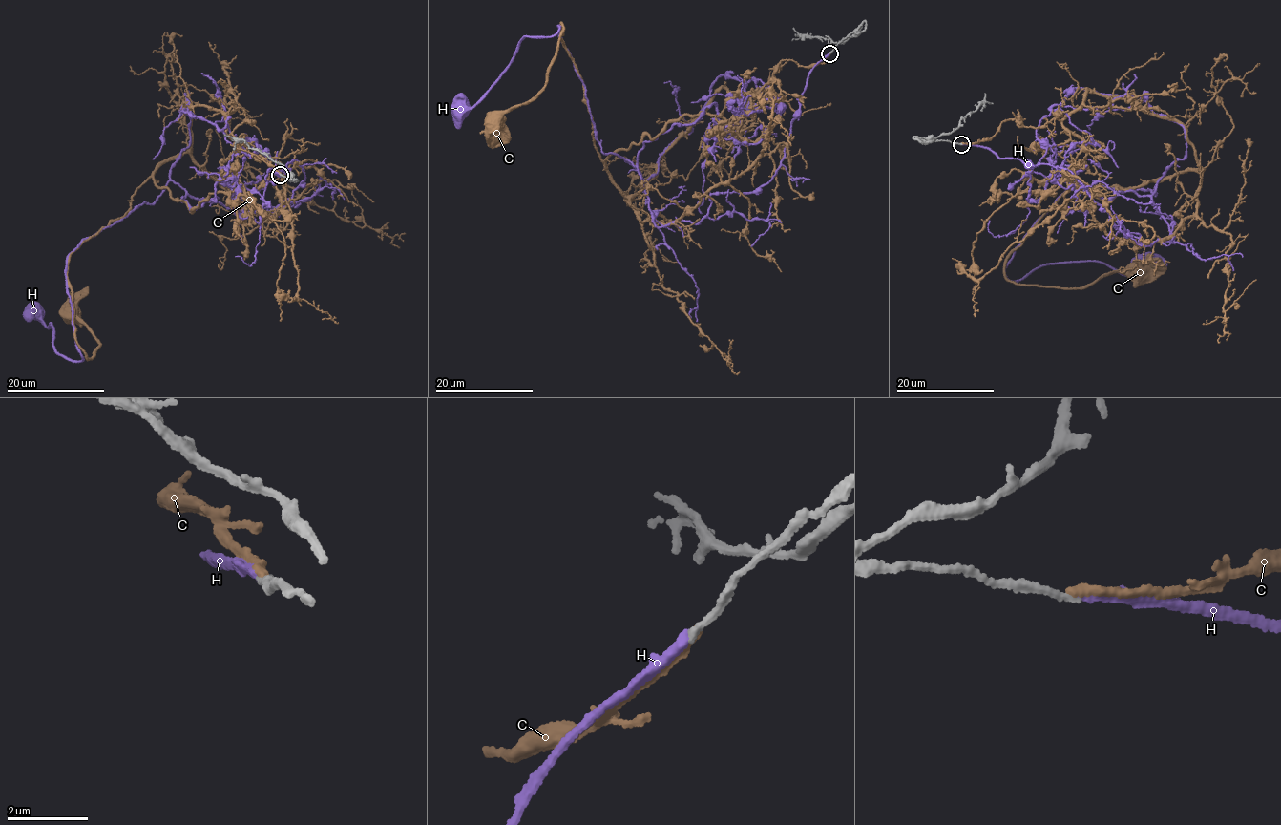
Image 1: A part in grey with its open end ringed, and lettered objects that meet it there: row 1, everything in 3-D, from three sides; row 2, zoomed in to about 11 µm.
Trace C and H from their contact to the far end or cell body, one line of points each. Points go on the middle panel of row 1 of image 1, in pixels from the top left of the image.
C: (829, 52), (806, 67), (784, 59), (737, 126), (682, 116), (603, 159), (562, 24), (546, 86), (494, 123)
H: (829, 53), (770, 179), (712, 194), (698, 223), (657, 226), (638, 168), (603, 152), (559, 25), (460, 109)

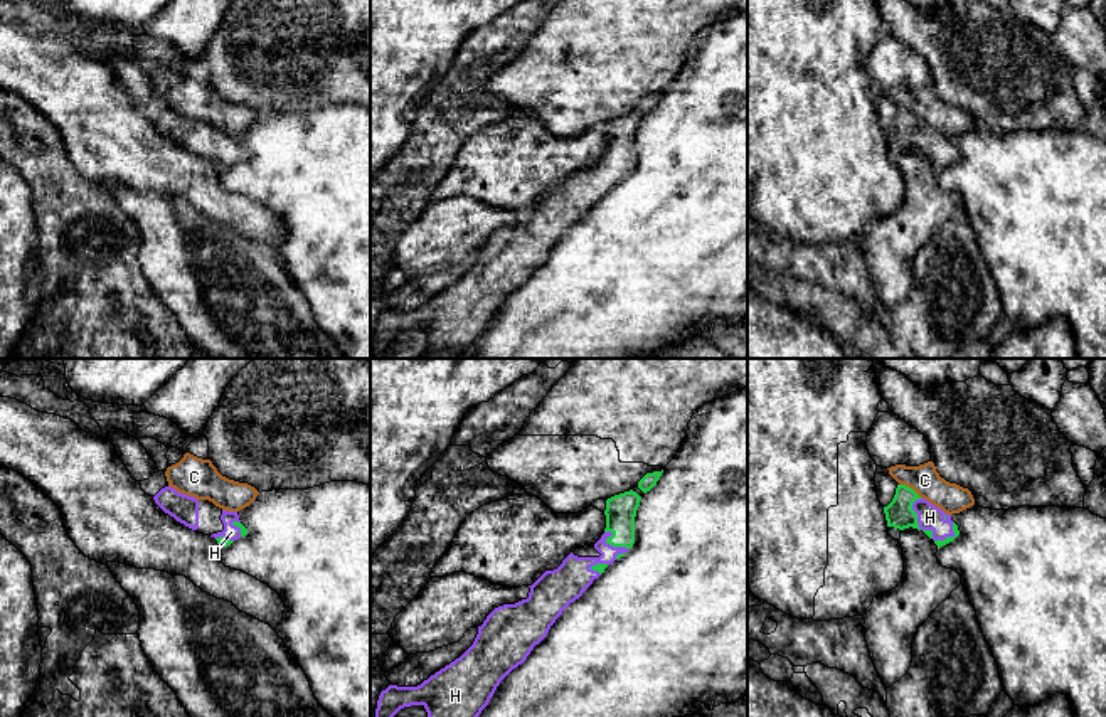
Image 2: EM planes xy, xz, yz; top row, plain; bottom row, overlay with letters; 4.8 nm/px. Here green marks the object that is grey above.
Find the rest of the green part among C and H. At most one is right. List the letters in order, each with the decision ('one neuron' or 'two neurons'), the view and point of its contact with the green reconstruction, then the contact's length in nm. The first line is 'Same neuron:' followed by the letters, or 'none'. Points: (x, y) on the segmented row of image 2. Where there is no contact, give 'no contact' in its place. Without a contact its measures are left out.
Same neuron: H
C: two neurons | yz (911, 488) | 130 nm
H: one neuron | yz (923, 531) | 260 nm

